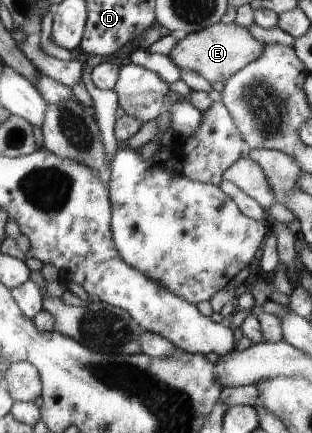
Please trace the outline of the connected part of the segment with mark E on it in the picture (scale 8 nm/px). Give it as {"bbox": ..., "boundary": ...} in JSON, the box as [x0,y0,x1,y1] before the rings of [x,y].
{"bbox":[168,23,265,82],"boundary":[[[214,23],[197,33],[180,35],[177,45],[168,55],[181,69],[198,72],[208,82],[226,82],[236,71],[262,56],[265,44],[254,39],[245,26]]]}

